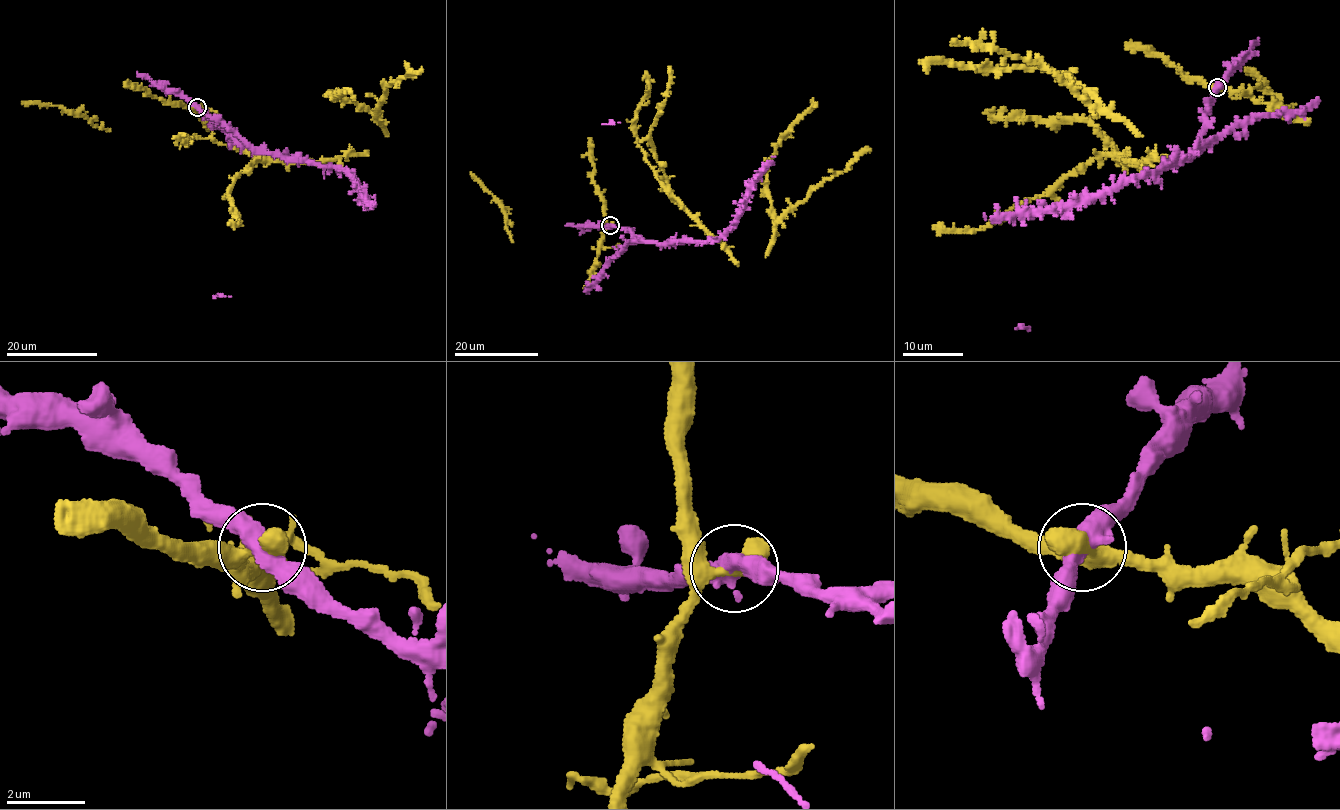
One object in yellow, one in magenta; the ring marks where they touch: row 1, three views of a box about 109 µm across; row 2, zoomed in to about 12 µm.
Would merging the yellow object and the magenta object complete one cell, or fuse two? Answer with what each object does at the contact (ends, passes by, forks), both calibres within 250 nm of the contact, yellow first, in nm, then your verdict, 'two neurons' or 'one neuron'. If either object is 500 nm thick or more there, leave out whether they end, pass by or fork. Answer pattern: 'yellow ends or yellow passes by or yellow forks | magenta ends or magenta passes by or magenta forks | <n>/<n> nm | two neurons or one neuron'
600/480 nm | two neurons

